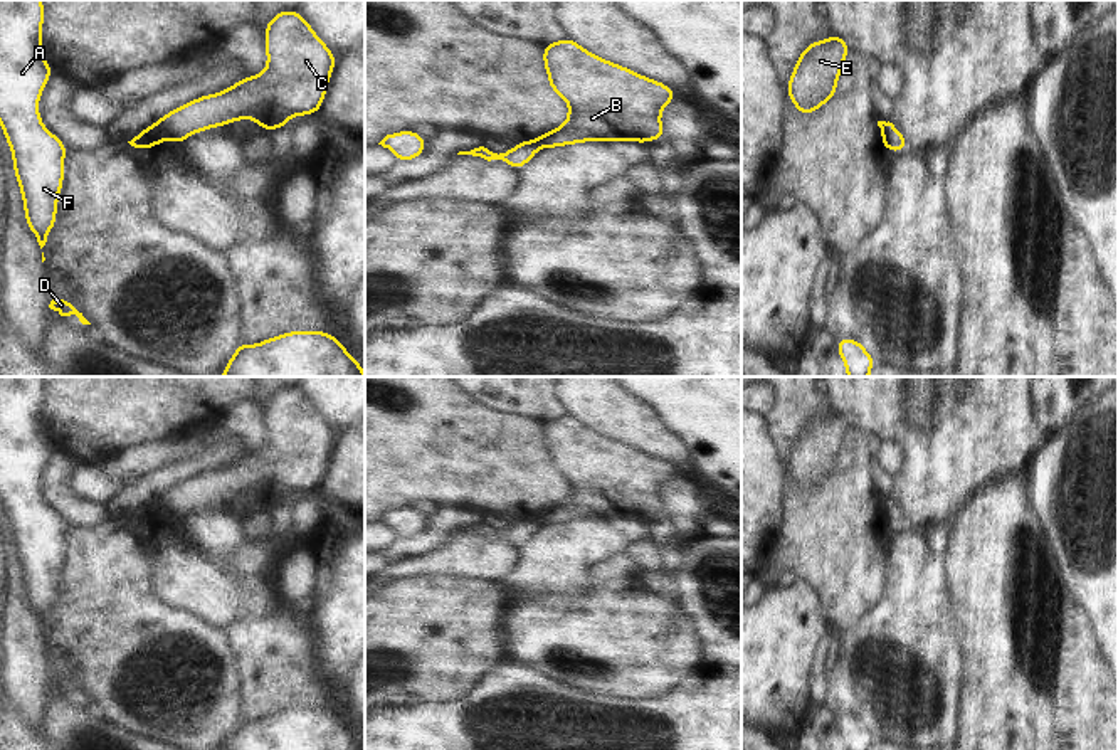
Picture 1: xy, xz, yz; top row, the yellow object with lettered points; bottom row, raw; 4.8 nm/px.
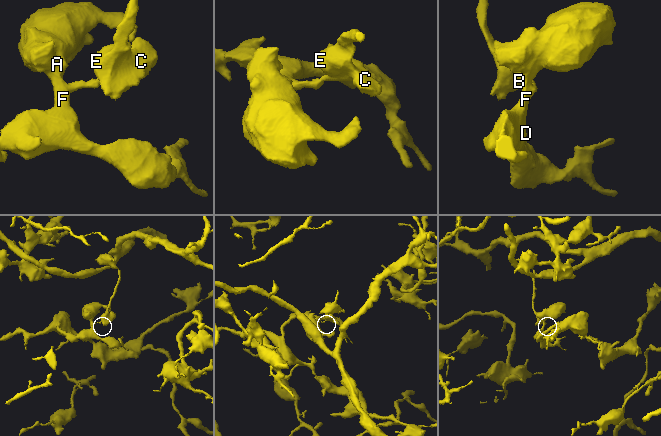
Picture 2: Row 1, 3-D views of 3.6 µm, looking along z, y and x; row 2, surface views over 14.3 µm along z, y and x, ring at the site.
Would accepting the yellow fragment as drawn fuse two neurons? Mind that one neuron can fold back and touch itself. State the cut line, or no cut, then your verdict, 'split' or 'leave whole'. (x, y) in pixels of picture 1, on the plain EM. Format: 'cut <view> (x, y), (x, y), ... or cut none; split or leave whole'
cut xy (152, 503), (163, 513); split

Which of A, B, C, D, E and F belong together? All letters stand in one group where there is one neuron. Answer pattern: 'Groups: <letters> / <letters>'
Groups: A D F / B C E

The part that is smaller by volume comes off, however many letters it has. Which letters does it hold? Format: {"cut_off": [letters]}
{"cut_off": ["B", "C", "E"]}

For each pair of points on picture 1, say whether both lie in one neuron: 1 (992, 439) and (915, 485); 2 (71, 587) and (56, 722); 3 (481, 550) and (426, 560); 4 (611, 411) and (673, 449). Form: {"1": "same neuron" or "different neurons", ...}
{"1": "same neuron", "2": "different neurons", "3": "same neuron", "4": "same neuron"}

